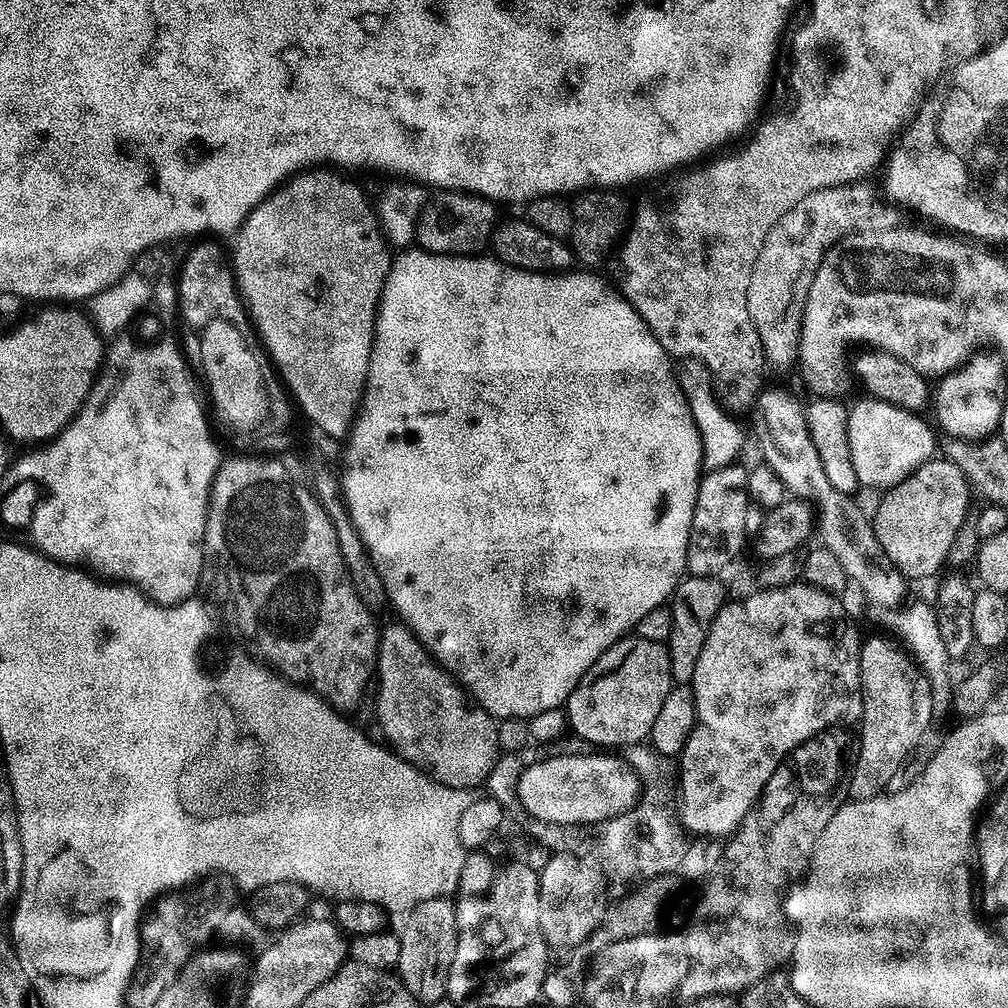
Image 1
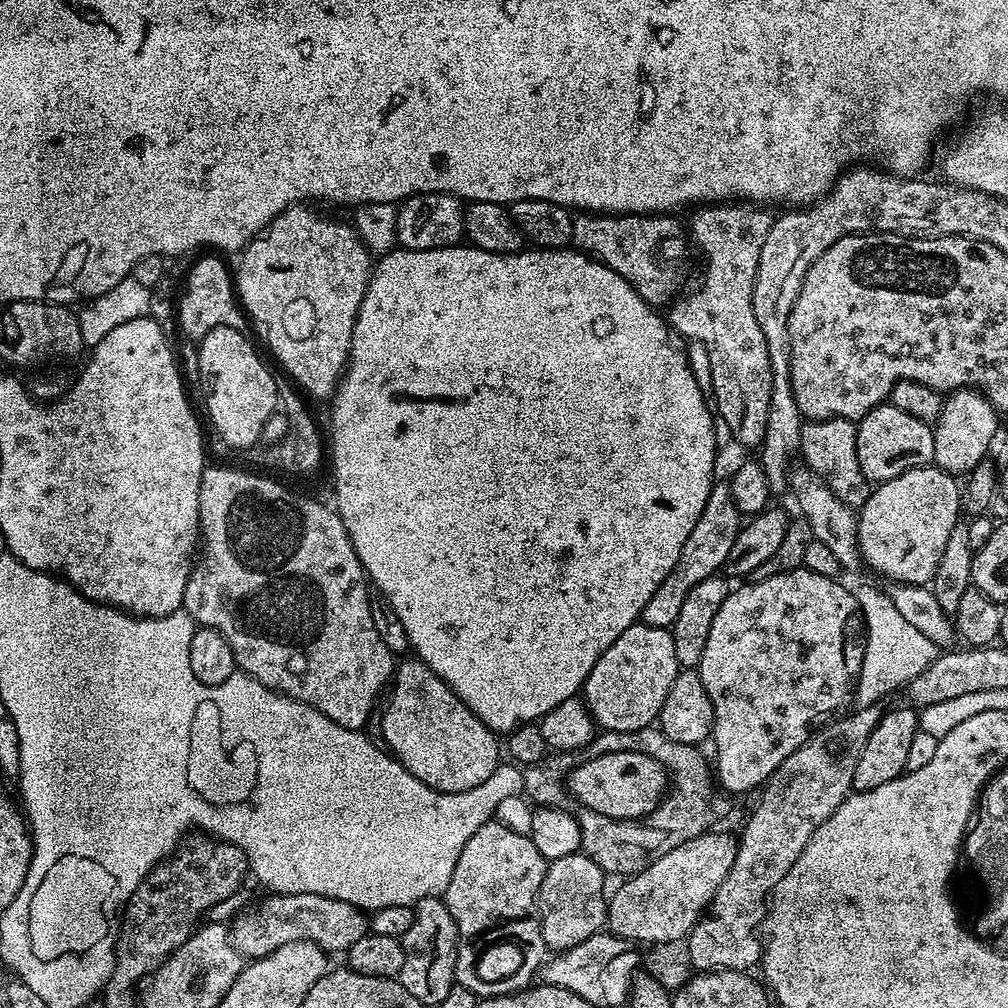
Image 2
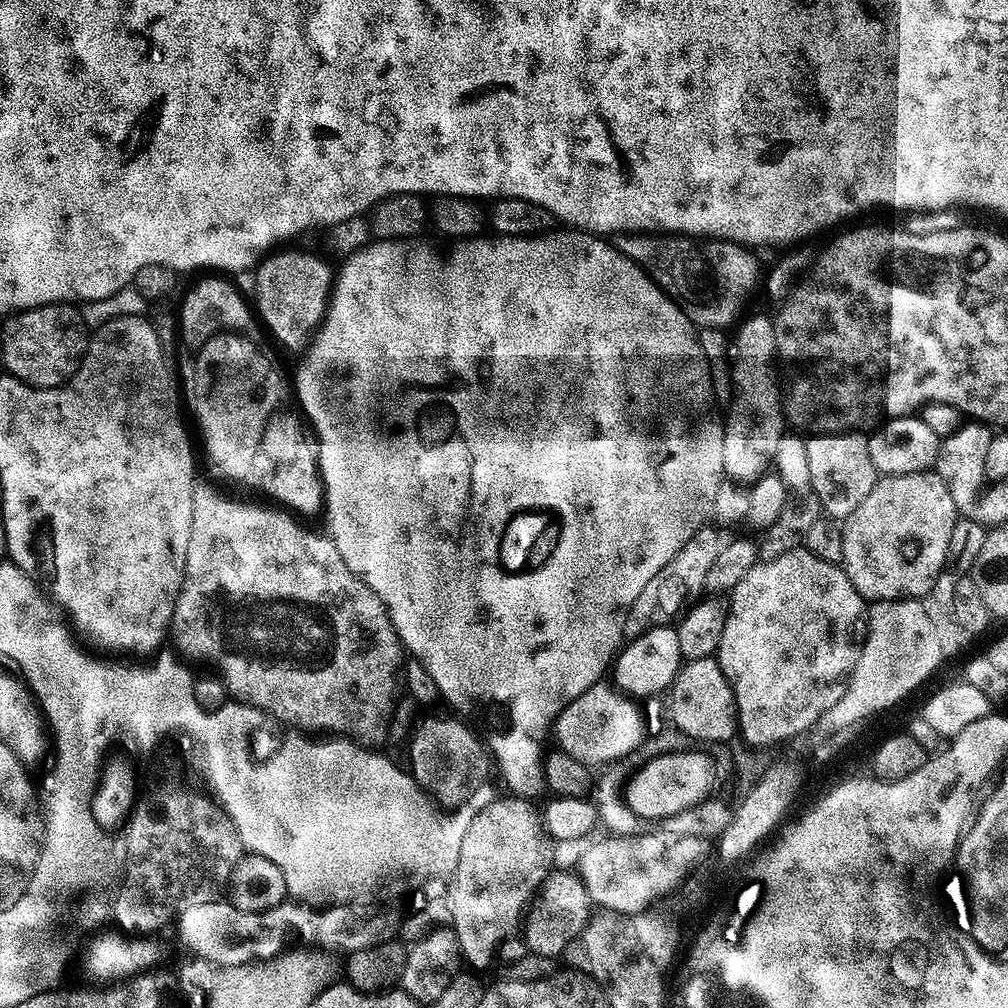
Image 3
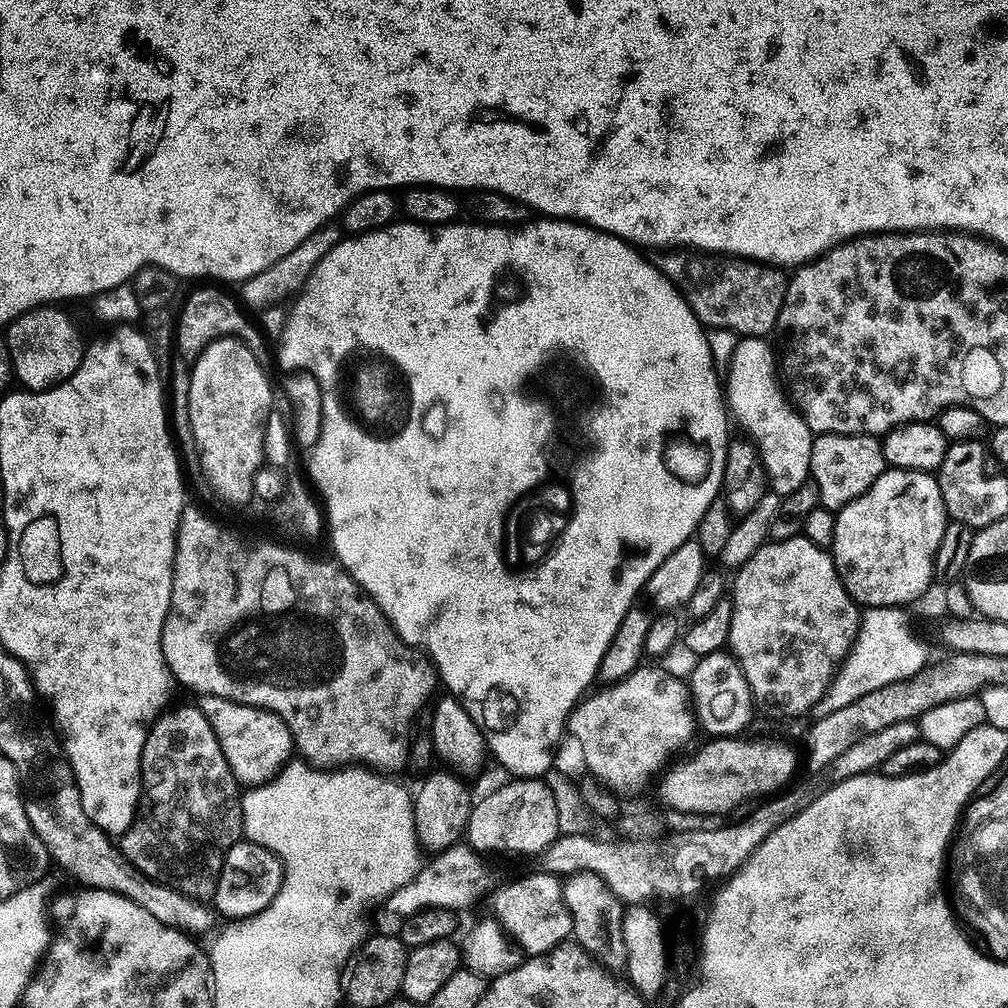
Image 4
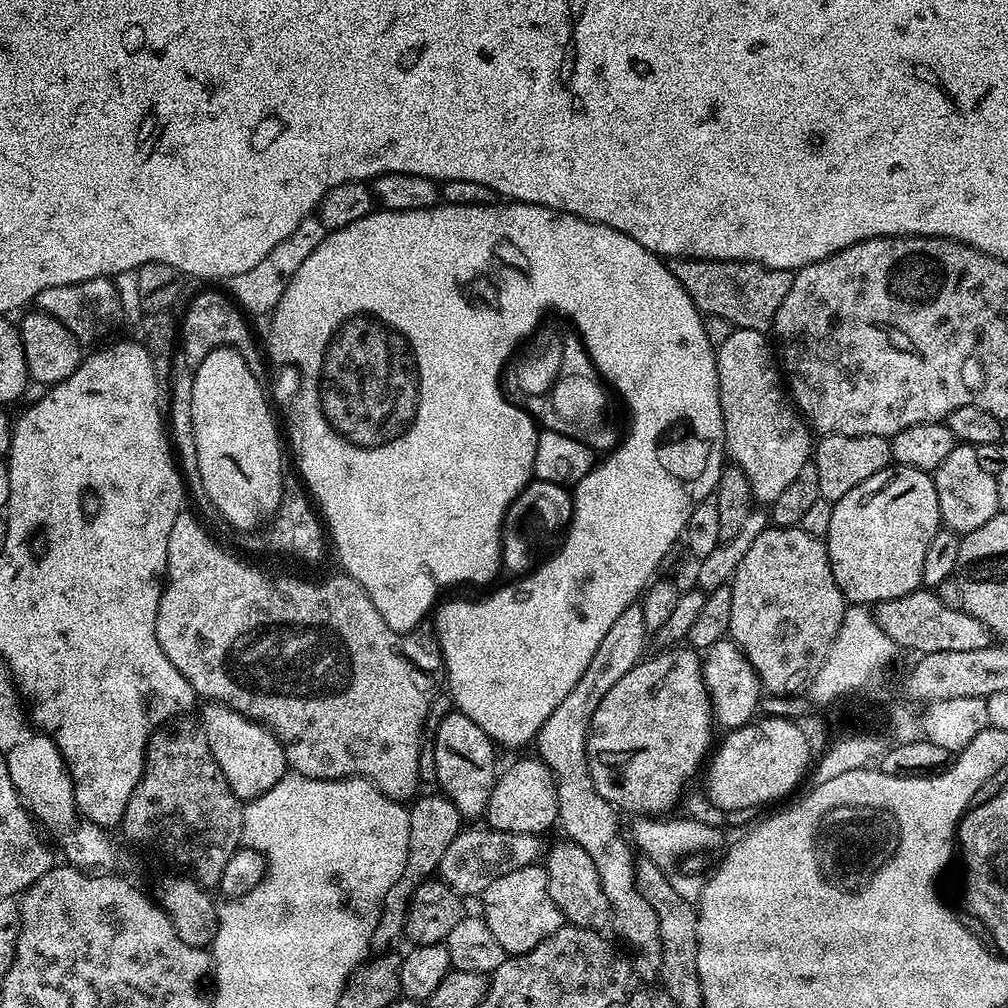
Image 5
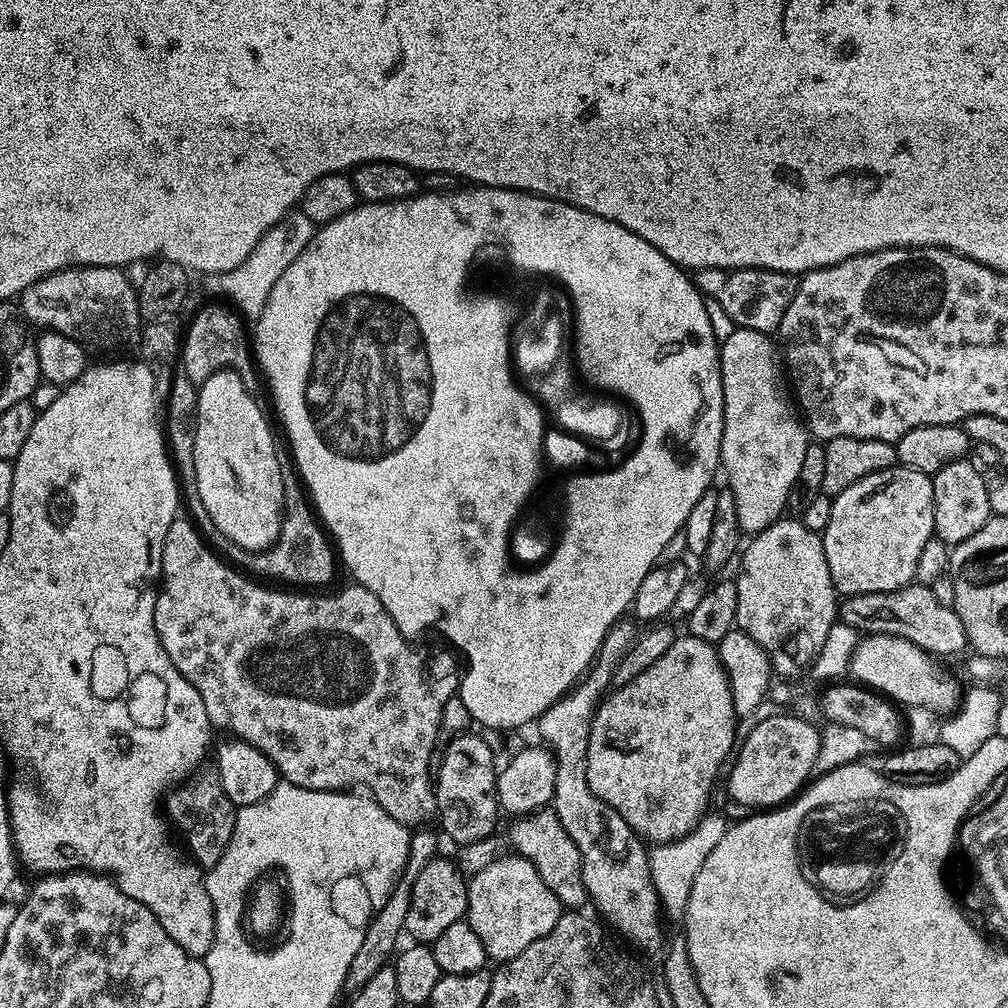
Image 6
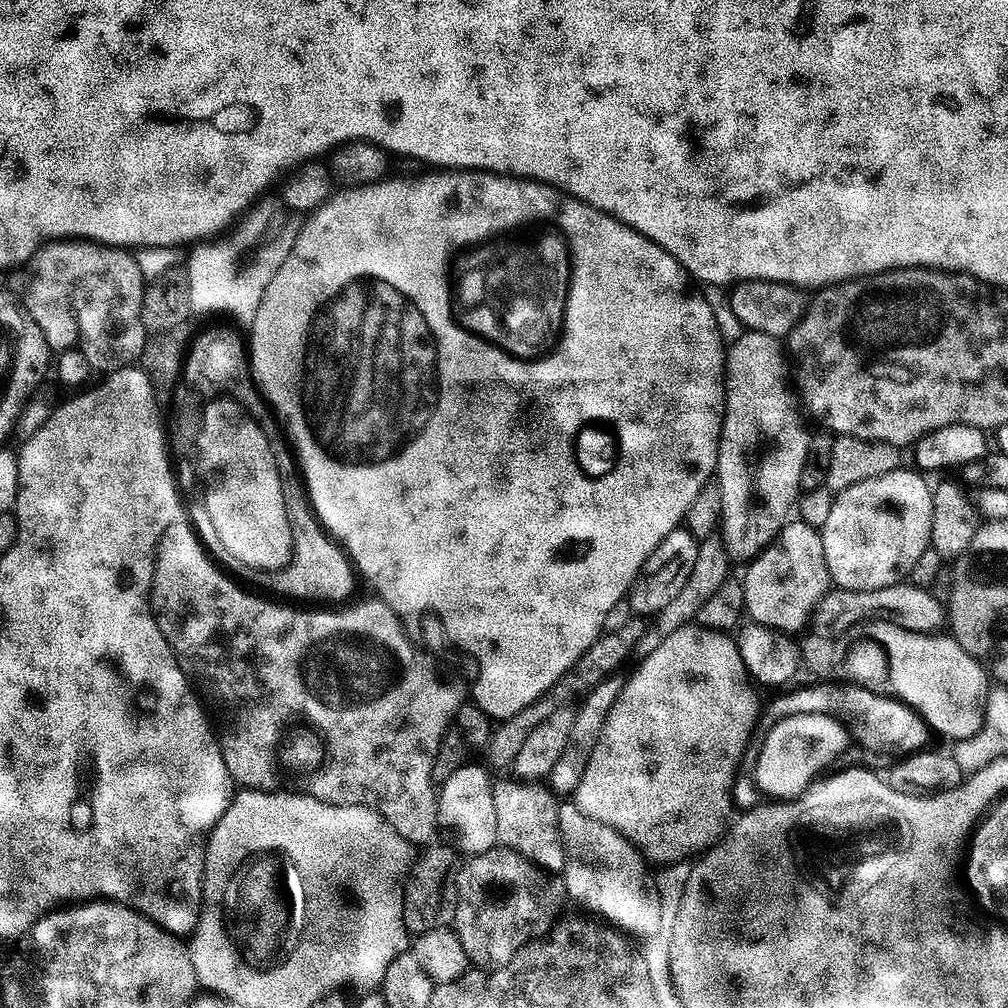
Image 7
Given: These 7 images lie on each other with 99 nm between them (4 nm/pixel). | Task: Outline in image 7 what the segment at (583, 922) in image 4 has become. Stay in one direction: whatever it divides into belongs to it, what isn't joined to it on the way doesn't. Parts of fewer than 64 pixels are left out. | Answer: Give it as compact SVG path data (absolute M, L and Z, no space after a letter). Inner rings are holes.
M517 779L499 780L492 786L494 814L498 817L497 841L503 847L522 854L549 874L564 870L564 843L558 826L560 804L551 788L540 782L519 782Z

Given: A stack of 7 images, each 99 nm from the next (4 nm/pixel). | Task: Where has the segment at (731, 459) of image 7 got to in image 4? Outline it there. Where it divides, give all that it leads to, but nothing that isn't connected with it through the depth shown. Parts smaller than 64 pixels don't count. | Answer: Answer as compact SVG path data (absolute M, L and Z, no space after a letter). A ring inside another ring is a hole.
M745 336L737 342L726 369L726 407L731 419L745 428L764 462L768 487L777 496L790 495L810 480L810 450L814 434L792 407L778 379L778 356L763 336Z

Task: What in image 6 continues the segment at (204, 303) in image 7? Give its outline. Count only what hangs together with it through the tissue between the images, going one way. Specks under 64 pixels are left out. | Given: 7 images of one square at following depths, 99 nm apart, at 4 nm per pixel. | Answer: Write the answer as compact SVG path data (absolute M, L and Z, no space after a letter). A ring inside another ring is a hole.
M302 210L289 212L274 226L270 226L270 230L266 230L266 234L262 234L262 238L256 243L254 250L250 250L250 254L237 268L229 272L221 272L213 279L216 280L212 284L213 290L221 292L226 299L232 300L228 301L231 307L245 321L259 320L262 310L270 298L270 290L274 290L274 282L278 282L278 278L282 278L286 266L290 266L290 262L294 262L294 258L298 258L298 254L302 254L302 250L306 250L313 235L313 222L310 218L306 218L306 214Z

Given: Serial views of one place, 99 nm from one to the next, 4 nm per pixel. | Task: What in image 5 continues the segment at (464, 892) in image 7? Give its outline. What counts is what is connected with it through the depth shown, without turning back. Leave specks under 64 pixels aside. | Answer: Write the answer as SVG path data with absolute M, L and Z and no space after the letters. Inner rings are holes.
M539 863L511 870L492 882L483 892L483 920L508 956L520 956L534 950L538 942L550 938L565 923L564 915L554 906L548 889L548 873Z

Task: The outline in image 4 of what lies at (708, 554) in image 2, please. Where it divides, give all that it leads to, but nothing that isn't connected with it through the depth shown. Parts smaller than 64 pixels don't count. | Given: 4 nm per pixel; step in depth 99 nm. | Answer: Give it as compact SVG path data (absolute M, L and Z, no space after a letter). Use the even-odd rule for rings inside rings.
M696 539L687 540L658 566L658 570L654 570L654 574L650 574L650 578L644 584L642 593L643 602L637 602L632 605L630 610L626 610L626 618L622 618L622 626L618 626L618 634L614 634L614 638L610 642L610 646L606 646L606 654L600 663L598 673L599 679L604 682L615 682L625 680L632 672L641 667L642 657L644 656L644 643L646 642L646 634L650 630L654 619L654 611L660 614L667 613L669 610L676 610L679 606L687 605L688 599L694 594L694 590L698 587L698 582L702 582L706 571L706 557L701 550L699 541Z

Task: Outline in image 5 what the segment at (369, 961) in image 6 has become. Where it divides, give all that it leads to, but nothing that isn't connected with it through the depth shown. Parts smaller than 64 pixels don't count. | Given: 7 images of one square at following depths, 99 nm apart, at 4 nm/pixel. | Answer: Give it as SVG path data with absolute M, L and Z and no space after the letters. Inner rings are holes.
M443 794L435 795L424 797L421 795L408 808L410 838L408 839L406 866L402 878L398 878L398 882L394 882L394 886L390 886L390 890L386 890L384 907L380 909L380 917L374 926L374 934L372 935L371 947L373 949L391 949L392 943L404 936L404 914L408 911L408 904L412 900L413 894L416 893L416 888L437 875L437 868L442 862L442 854L445 853L450 842L453 842L454 838L462 831L462 817L454 806L454 802L450 802L448 797Z

